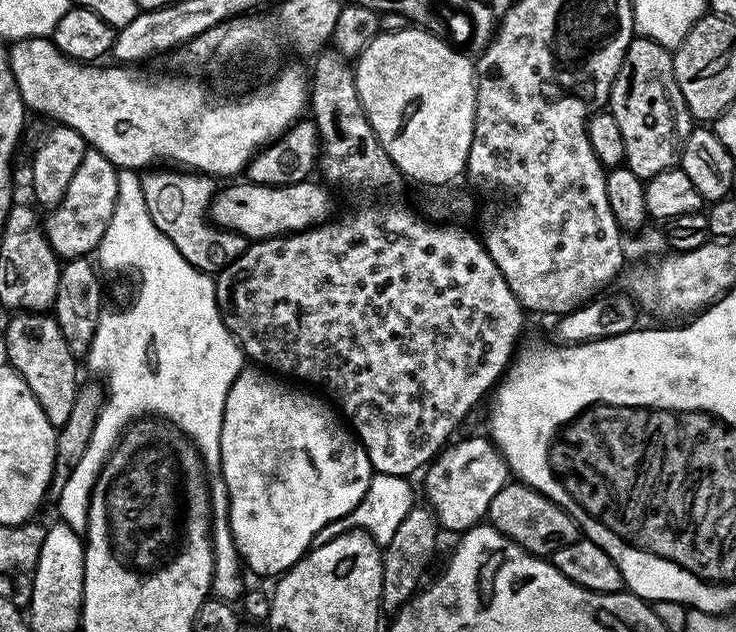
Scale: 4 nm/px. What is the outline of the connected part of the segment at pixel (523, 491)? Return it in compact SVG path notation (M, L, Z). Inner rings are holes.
M519 482L504 484L502 490L494 494L486 520L503 536L525 548L531 556L550 558L558 550L562 550L562 546L570 546L582 536L580 527L569 512L562 510L562 506L558 506L538 490Z

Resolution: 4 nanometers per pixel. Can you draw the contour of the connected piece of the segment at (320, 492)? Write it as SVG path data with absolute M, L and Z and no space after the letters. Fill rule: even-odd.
M259 366L241 368L239 378L233 382L226 394L218 459L220 459L220 472L224 475L224 484L228 487L228 528L232 531L233 538L236 539L234 547L239 552L240 559L246 565L249 573L251 573L250 571L257 572L260 576L272 576L271 578L279 577L287 572L289 568L294 567L313 547L314 541L317 539L315 536L327 524L332 524L335 520L343 521L348 517L362 502L362 498L366 494L374 475L372 463L366 454L364 445L356 439L355 432L341 419L337 409L323 395L317 394L312 390L305 390L300 386L293 386L291 383L281 379L279 375L269 374Z

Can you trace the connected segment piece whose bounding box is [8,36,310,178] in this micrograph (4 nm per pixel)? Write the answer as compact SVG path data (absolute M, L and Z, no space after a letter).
M39 36L38 38L26 38L25 40L17 40L8 48L8 65L16 79L16 85L20 91L20 96L24 99L25 109L41 112L44 116L49 116L52 122L65 124L68 128L78 130L78 134L82 134L82 138L88 143L89 149L94 152L106 154L106 158L110 158L110 162L118 170L148 170L159 160L173 160L173 165L179 166L184 170L191 170L197 174L203 174L213 178L221 178L220 176L232 176L228 178L236 178L236 176L247 169L248 164L252 161L252 157L268 144L273 144L279 136L284 135L297 120L305 115L306 109L310 104L310 80L307 75L304 76L296 68L288 68L269 88L264 88L261 92L252 92L249 96L244 96L241 100L215 100L208 93L208 88L204 84L199 84L196 80L183 80L180 76L160 76L157 80L147 80L144 76L131 76L129 69L124 66L111 66L112 68L96 68L95 63L84 62L79 60L70 60L56 49L51 39Z

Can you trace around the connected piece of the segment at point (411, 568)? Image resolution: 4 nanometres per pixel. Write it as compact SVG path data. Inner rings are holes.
M413 506L402 518L402 523L390 538L388 544L383 545L382 555L382 594L380 595L380 607L385 613L395 614L402 606L420 591L425 583L424 575L436 556L436 543L440 540L442 529L436 520L436 514L427 506Z

